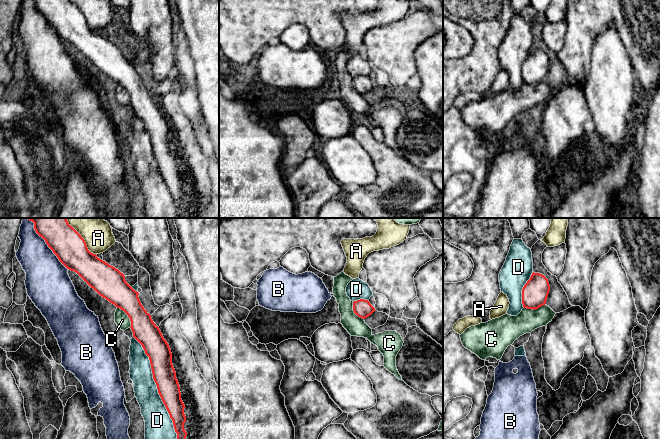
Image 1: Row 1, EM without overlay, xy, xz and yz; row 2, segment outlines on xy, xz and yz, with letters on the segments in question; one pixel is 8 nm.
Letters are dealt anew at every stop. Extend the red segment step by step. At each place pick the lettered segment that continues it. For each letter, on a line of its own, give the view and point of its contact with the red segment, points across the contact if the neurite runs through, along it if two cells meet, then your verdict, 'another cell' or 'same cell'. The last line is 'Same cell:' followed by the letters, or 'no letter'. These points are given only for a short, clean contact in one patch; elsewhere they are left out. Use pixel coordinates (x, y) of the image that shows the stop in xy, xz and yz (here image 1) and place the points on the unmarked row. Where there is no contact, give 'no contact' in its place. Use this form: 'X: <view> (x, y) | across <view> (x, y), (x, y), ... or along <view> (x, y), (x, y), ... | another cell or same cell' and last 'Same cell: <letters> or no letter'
A: xy (84, 16) | another cell
B: xy (48, 22) | another cell
C: xy (128, 92) | along xy (117, 83), (129, 94), (130, 103) | another cell
D: xy (157, 164) | another cell
Same cell: no letter

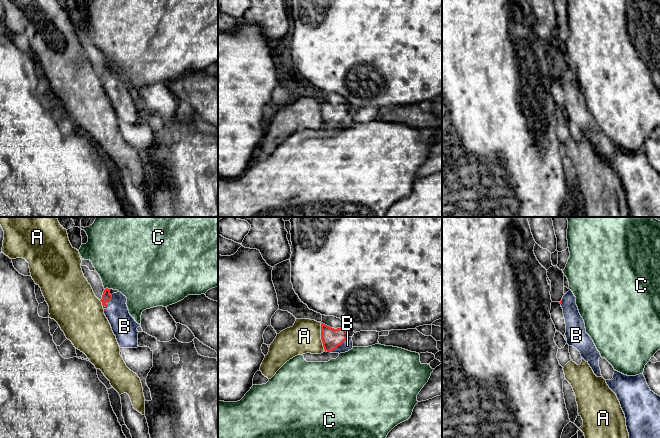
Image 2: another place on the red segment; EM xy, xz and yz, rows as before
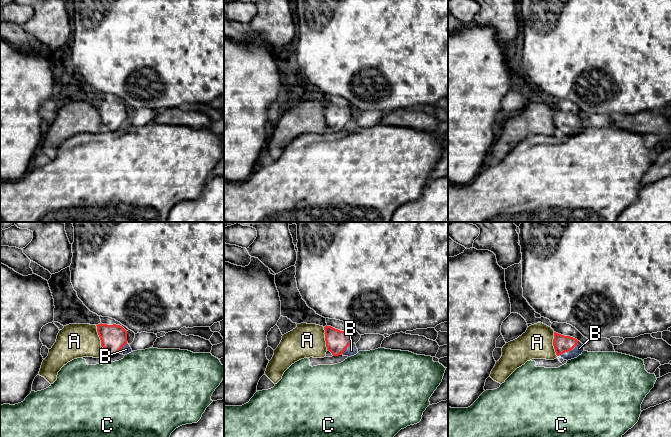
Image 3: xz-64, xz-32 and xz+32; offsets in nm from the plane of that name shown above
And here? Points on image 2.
A: xz (321, 113) | another cell
B: xy (106, 78) | across xy (106, 73), (106, 78), (117, 89), (124, 102) | same cell
C: xy (107, 64) | along xy (110, 64), (105, 65) | another cell
Same cell: B

